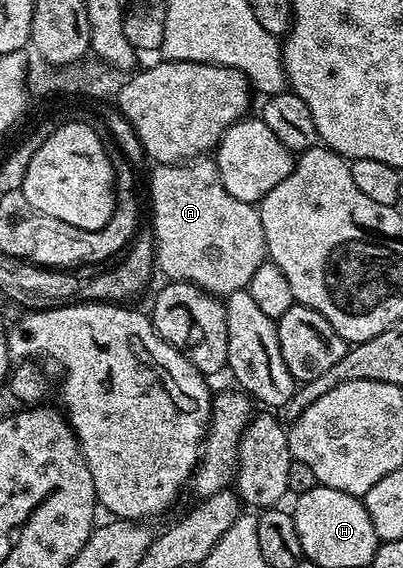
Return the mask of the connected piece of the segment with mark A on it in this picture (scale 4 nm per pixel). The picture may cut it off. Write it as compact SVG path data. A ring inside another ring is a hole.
M202 155L187 161L182 161L180 165L154 164L152 168L153 174L149 177L149 201L153 204L153 226L151 226L151 232L155 242L156 268L160 270L160 272L162 269L162 271L166 273L166 278L168 278L169 281L189 281L193 285L198 285L203 291L212 293L213 296L222 299L240 289L248 289L251 283L251 275L255 275L255 271L267 259L260 212L258 212L250 202L235 199L235 195L231 195L227 191L227 187L223 187L223 179L219 175L219 167L212 156Z

